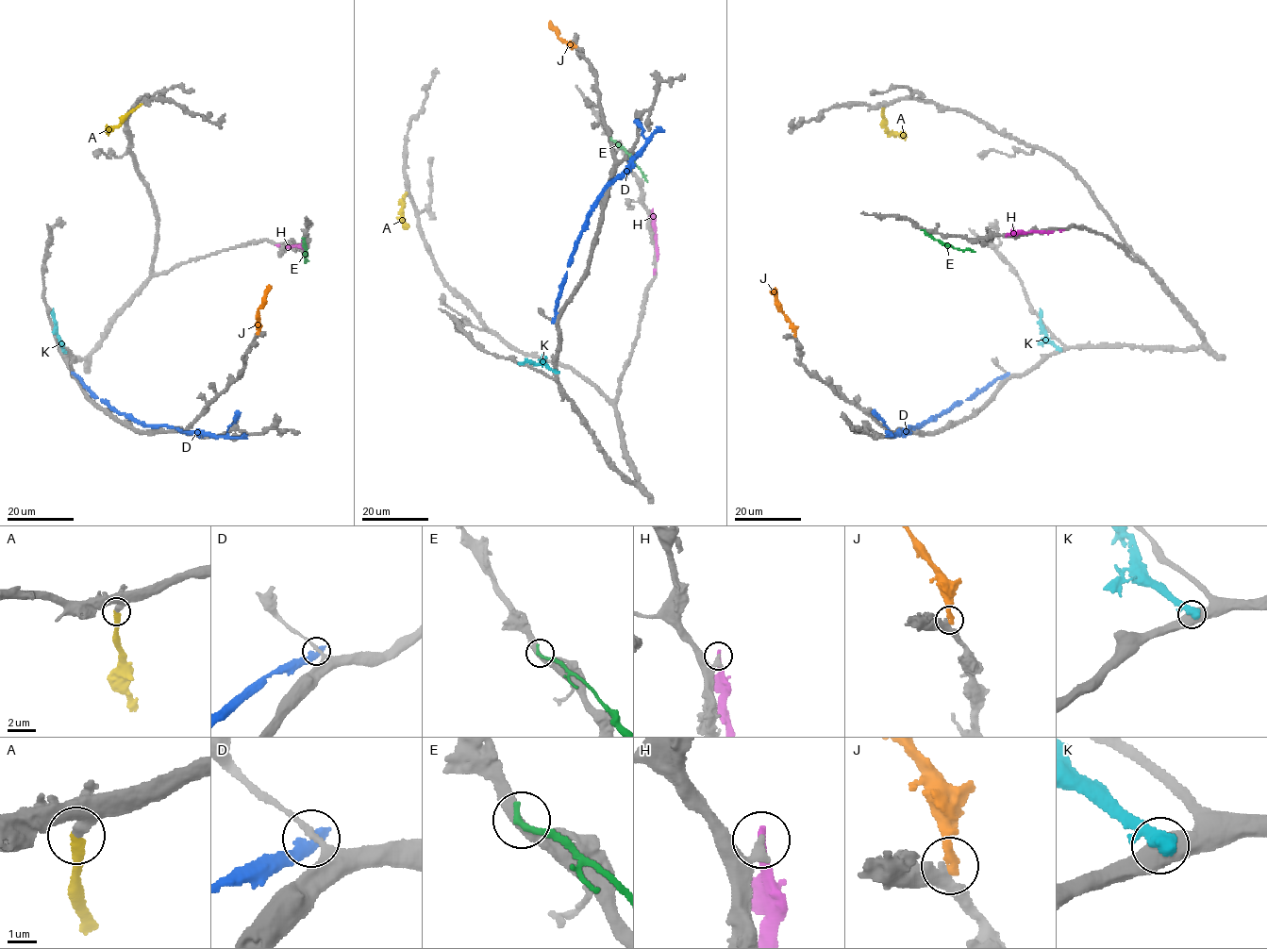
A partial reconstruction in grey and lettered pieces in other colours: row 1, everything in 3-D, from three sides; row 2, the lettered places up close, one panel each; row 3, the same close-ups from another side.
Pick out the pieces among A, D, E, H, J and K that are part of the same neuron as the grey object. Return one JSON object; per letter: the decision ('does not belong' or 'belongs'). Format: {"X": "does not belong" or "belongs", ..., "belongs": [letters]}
{"A": "belongs", "D": "does not belong", "E": "does not belong", "H": "does not belong", "J": "belongs", "K": "does not belong", "belongs": ["A", "J"]}

